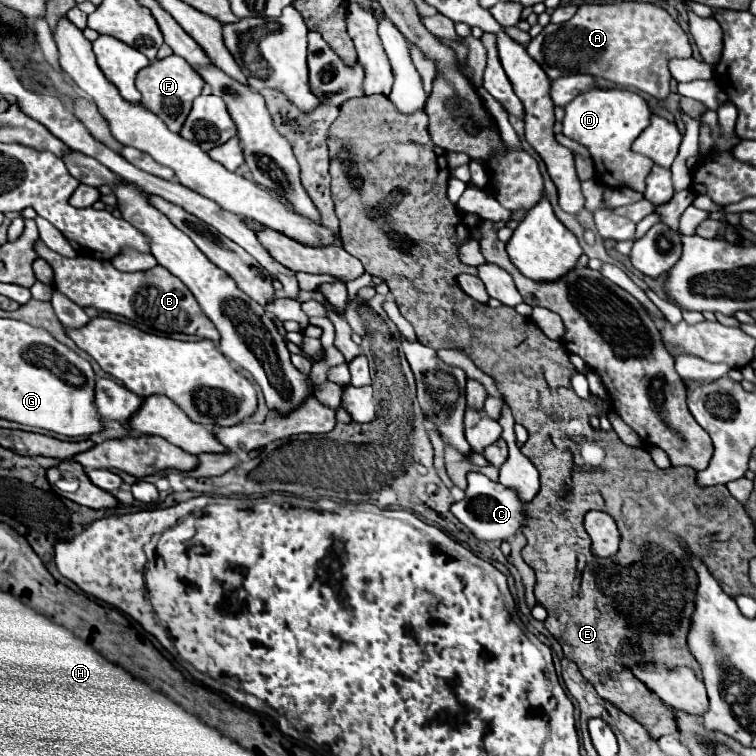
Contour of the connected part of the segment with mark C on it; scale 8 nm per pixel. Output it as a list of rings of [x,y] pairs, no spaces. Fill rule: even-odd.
[[[467,473],[467,489],[461,501],[451,505],[451,513],[479,539],[479,541],[513,541],[517,533],[523,531],[529,515],[527,501],[523,501],[513,487],[503,487],[501,483],[491,481],[483,473]]]

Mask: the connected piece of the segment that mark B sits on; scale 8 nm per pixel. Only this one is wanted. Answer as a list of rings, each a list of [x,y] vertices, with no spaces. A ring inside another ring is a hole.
[[[41,239],[35,241],[33,249],[41,259],[45,259],[53,267],[55,289],[59,289],[63,295],[67,295],[71,301],[75,301],[81,307],[91,305],[99,311],[111,311],[111,313],[123,315],[127,319],[133,319],[141,331],[189,333],[211,341],[219,339],[219,331],[199,309],[193,293],[161,265],[149,271],[123,273],[123,271],[117,271],[109,261],[99,261],[93,257],[81,257],[81,255],[67,259],[51,251]]]

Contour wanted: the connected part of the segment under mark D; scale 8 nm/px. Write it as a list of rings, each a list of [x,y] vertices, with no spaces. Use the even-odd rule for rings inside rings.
[[[591,89],[577,95],[565,105],[563,135],[585,145],[595,163],[595,179],[607,187],[629,187],[633,191],[645,191],[645,177],[649,175],[653,161],[637,155],[631,149],[633,139],[649,125],[651,109],[643,95],[629,89]]]

